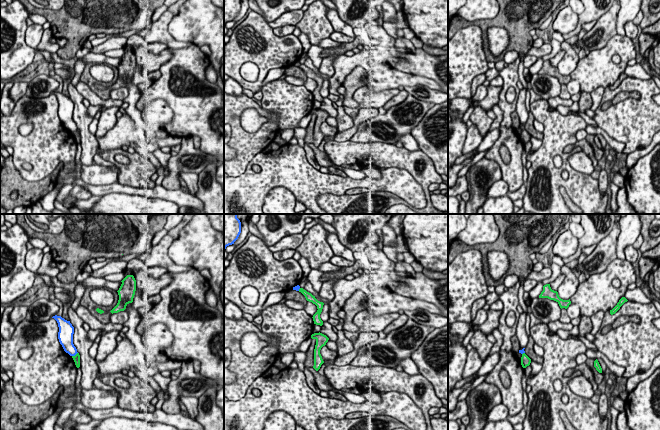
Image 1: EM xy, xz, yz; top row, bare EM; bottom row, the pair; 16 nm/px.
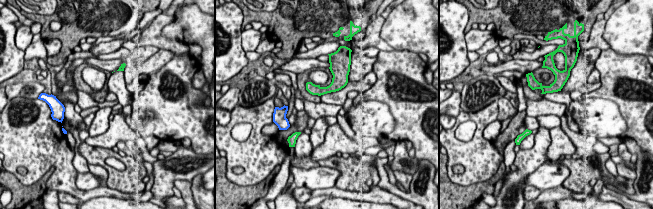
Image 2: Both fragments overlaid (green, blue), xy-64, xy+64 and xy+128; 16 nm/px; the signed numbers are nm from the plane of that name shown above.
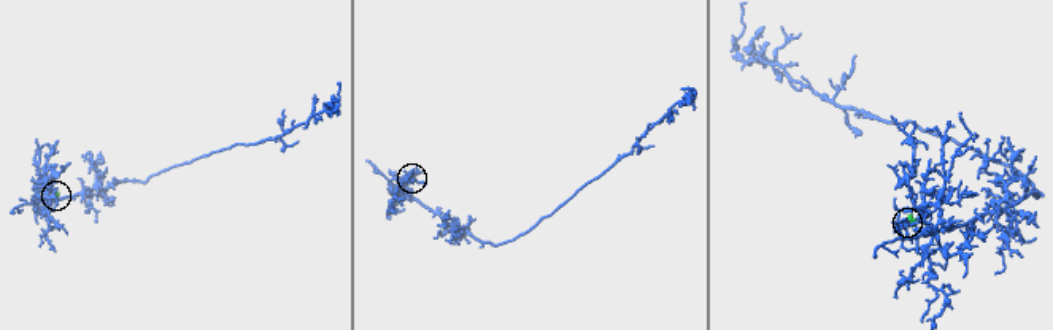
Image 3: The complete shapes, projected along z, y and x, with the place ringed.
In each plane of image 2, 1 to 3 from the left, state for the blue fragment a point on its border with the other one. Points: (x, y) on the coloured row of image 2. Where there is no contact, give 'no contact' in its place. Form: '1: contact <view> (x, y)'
1: no contact
2: no contact
3: no contact

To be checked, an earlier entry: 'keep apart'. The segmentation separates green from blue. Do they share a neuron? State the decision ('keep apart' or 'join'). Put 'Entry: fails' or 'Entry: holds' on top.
Entry: holds
keep apart

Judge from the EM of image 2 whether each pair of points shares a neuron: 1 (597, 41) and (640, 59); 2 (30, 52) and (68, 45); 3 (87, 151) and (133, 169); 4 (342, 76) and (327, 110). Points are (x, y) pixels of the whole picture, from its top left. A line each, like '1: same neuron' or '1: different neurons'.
1: different neurons
2: different neurons
3: same neuron
4: different neurons

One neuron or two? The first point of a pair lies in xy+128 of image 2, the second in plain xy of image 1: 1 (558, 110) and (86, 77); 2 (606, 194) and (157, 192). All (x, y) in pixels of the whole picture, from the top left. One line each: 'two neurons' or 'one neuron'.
1: two neurons
2: one neuron

